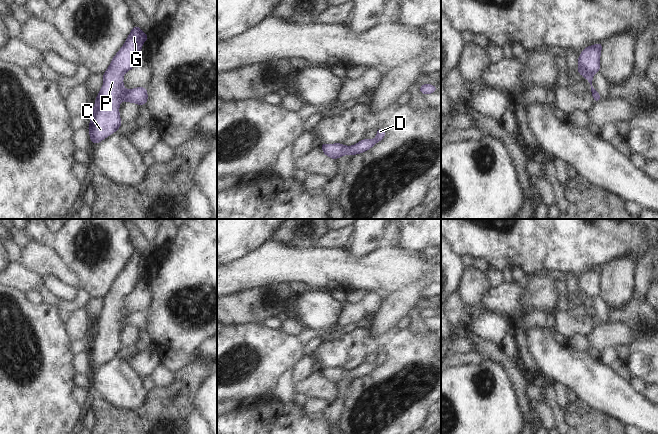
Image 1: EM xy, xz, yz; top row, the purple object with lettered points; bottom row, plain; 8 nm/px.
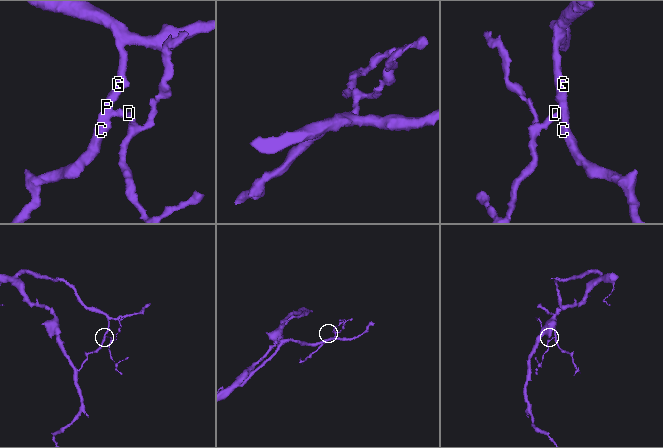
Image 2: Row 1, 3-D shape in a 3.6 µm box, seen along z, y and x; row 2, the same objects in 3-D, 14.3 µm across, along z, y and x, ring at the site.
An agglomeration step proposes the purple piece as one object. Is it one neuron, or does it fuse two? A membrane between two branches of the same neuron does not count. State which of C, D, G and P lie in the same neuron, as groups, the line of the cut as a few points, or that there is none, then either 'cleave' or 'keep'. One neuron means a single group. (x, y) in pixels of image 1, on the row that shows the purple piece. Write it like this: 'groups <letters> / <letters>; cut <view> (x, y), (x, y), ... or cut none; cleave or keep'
groups C D G P; cut none; keep

